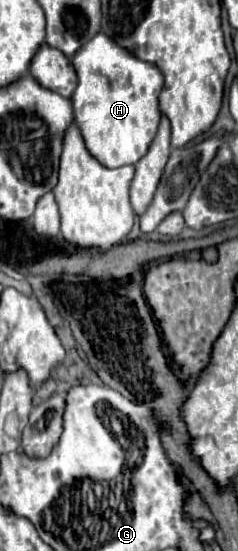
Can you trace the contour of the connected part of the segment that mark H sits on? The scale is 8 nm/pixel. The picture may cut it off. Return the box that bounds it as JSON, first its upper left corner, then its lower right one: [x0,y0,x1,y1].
[70,32,164,168]

